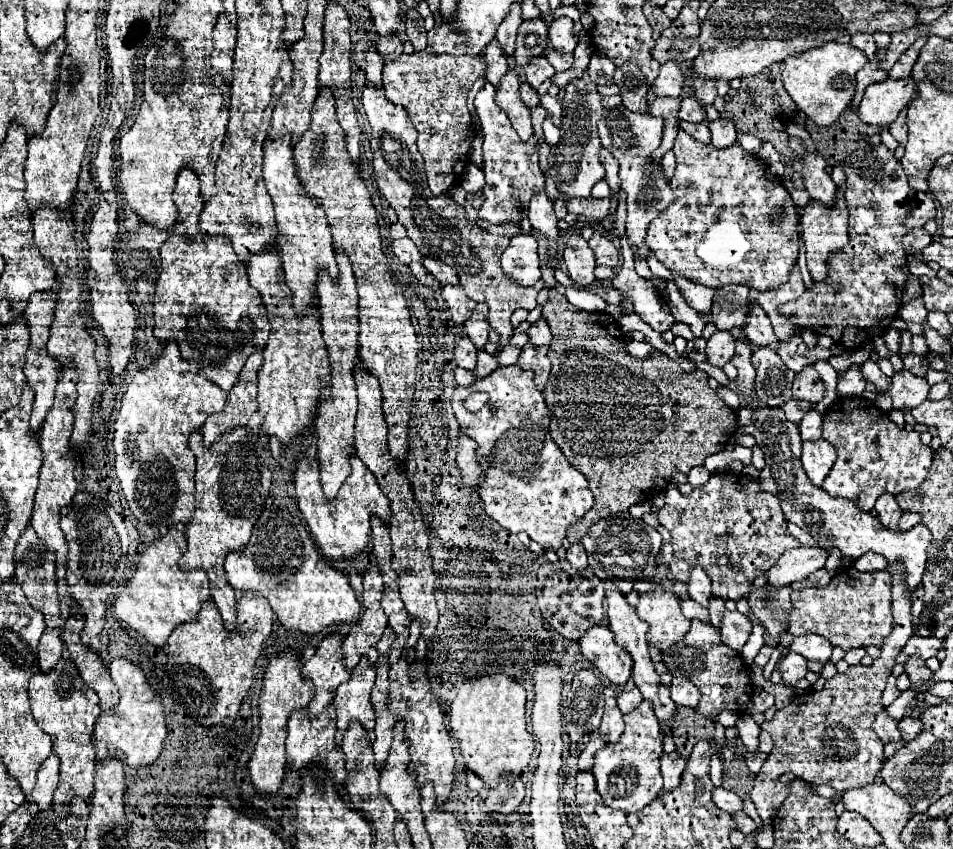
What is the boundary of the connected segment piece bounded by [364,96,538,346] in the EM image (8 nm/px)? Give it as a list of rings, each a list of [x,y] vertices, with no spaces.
[[[382,96],[382,102],[380,100],[376,100],[376,102],[382,104],[382,106],[364,106],[364,110],[366,110],[368,122],[372,126],[372,140],[370,140],[372,154],[374,154],[372,166],[374,166],[374,178],[376,178],[376,184],[378,184],[380,192],[384,194],[388,204],[396,210],[400,224],[406,228],[408,238],[414,240],[416,248],[424,256],[442,260],[448,266],[456,268],[456,272],[460,276],[460,284],[464,286],[468,298],[472,298],[474,302],[488,304],[488,308],[490,308],[490,316],[488,316],[490,326],[500,332],[502,346],[508,345],[510,336],[513,336],[513,327],[510,324],[512,312],[518,310],[518,308],[534,310],[536,308],[536,296],[538,296],[538,292],[534,288],[520,288],[516,282],[508,280],[508,276],[504,276],[504,272],[500,268],[500,256],[508,248],[510,238],[494,236],[494,234],[482,230],[478,224],[470,222],[466,218],[466,214],[464,214],[464,208],[458,206],[450,196],[432,196],[432,192],[430,192],[430,188],[426,184],[426,176],[424,176],[424,162],[422,162],[422,156],[420,156],[420,152],[416,148],[418,132],[416,132],[416,128],[412,124],[408,112],[402,106],[396,106],[392,102],[384,102],[384,96]]]

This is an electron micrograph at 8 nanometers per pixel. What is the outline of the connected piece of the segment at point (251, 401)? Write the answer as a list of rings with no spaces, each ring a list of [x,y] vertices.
[[[254,352],[244,364],[236,386],[228,392],[224,410],[212,414],[202,426],[206,446],[210,446],[226,430],[248,424],[250,414],[258,408],[256,406],[256,370],[260,368],[260,364],[262,364],[262,352]]]

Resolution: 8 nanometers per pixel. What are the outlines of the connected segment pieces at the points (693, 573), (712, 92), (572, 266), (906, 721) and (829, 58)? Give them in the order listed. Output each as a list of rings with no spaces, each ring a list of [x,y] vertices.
[[[692,566],[690,568],[688,592],[690,592],[690,598],[692,600],[696,600],[702,606],[708,606],[708,600],[710,600],[710,578],[698,566]]]
[[[692,80],[692,88],[694,88],[694,96],[702,106],[708,106],[714,102],[716,98],[716,86],[714,80]]]
[[[572,234],[568,238],[566,250],[564,250],[564,264],[568,268],[570,280],[576,282],[576,286],[590,286],[592,282],[596,282],[594,252],[580,234]]]
[[[906,716],[906,718],[902,718],[900,724],[898,724],[898,730],[900,730],[904,742],[914,740],[914,736],[918,736],[920,728],[922,728],[922,720],[920,720],[920,718],[908,718],[908,716]]]
[[[828,42],[796,58],[784,60],[782,82],[790,98],[796,102],[798,110],[802,110],[818,126],[830,126],[838,120],[842,110],[850,104],[856,88],[856,72],[864,68],[866,62],[868,58],[864,56],[864,52],[856,50],[854,46]]]

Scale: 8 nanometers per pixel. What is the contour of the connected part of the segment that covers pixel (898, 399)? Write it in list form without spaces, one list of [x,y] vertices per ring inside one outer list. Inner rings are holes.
[[[905,369],[894,373],[888,392],[894,400],[894,408],[904,410],[904,419],[907,424],[916,423],[911,415],[911,408],[922,404],[928,398],[929,389],[930,385],[925,378],[914,376]]]

